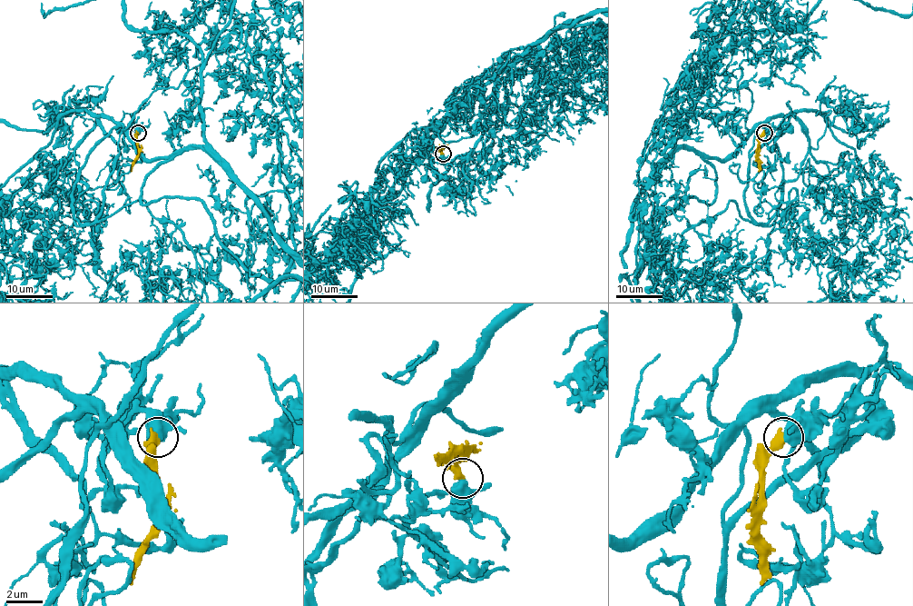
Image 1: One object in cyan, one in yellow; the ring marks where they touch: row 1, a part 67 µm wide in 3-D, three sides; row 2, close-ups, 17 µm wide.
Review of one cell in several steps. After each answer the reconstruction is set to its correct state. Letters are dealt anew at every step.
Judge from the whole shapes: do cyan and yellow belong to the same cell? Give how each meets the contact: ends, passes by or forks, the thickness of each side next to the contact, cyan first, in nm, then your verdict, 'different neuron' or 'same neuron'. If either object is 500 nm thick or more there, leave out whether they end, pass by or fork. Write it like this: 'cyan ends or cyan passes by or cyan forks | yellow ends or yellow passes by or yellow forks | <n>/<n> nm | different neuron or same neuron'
700/480 nm | same neuron

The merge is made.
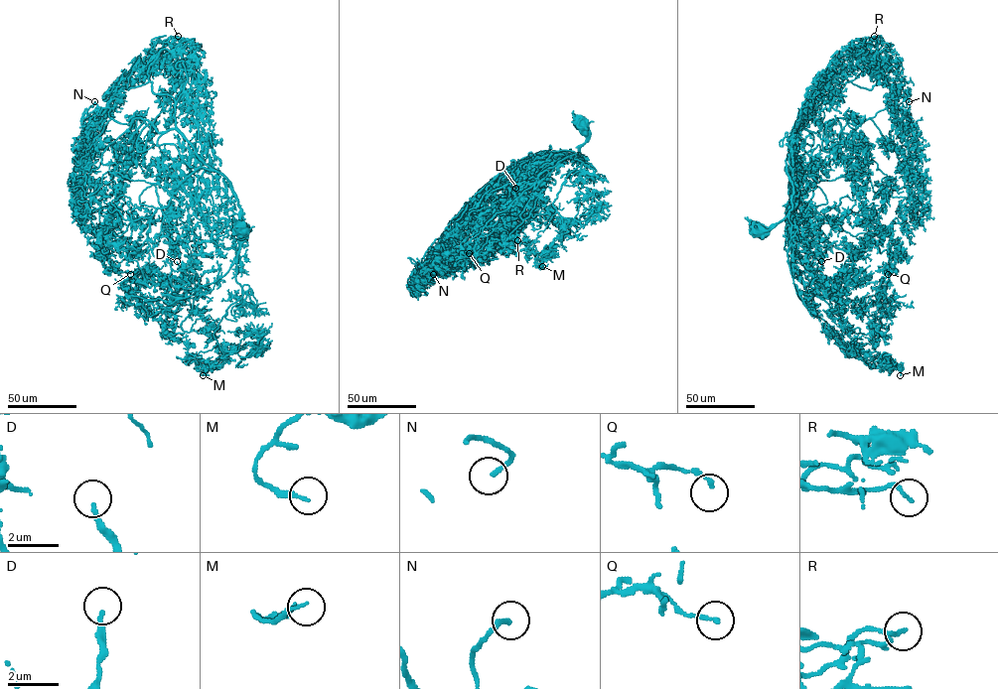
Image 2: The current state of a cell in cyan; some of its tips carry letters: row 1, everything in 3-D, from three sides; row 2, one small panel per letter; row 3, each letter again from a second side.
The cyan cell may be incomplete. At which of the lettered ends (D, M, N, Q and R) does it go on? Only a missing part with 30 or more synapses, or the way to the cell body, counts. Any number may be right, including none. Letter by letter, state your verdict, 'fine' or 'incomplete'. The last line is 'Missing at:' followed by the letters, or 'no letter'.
D: fine
M: fine
N: incomplete
Q: fine
R: fine
Missing at: N

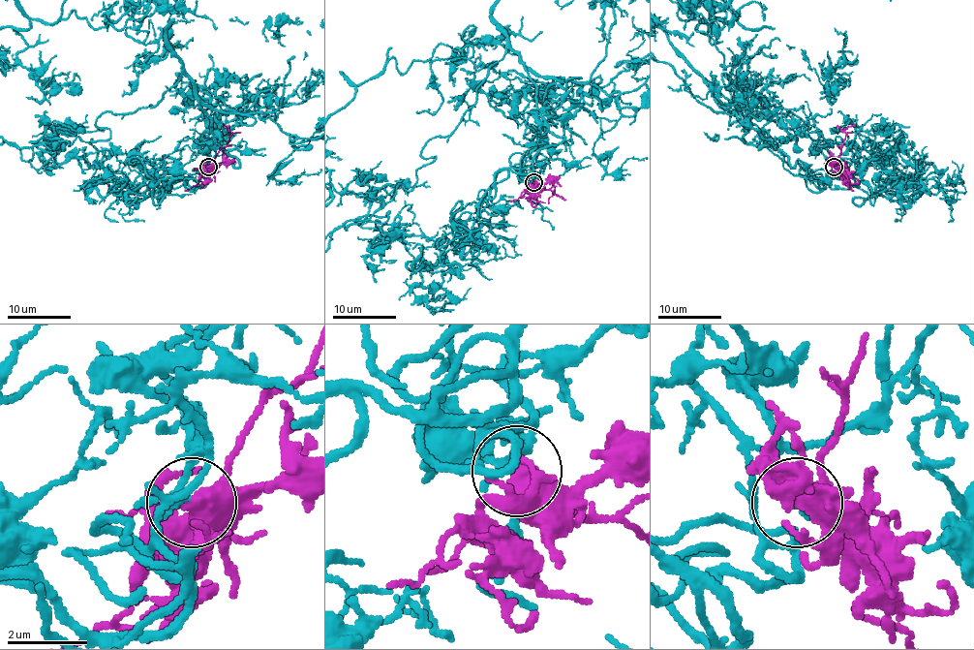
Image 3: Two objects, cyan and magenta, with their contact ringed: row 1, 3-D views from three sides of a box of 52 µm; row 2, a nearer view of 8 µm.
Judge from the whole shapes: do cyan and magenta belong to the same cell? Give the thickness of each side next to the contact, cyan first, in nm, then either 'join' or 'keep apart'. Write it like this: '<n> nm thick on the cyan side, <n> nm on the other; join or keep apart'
140 nm thick on the cyan side, 550 nm on the other; join

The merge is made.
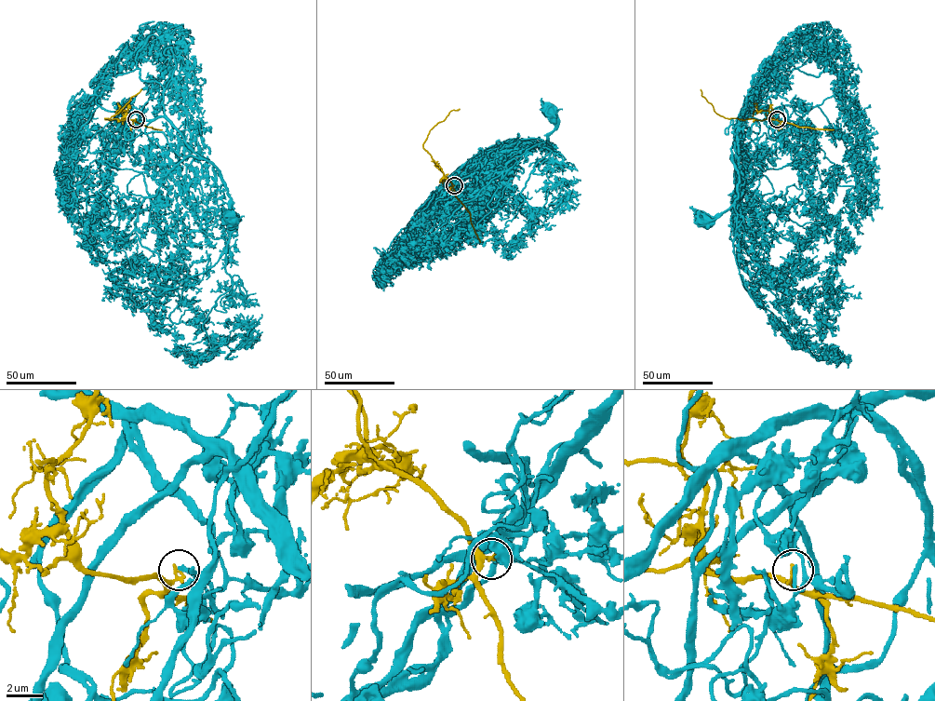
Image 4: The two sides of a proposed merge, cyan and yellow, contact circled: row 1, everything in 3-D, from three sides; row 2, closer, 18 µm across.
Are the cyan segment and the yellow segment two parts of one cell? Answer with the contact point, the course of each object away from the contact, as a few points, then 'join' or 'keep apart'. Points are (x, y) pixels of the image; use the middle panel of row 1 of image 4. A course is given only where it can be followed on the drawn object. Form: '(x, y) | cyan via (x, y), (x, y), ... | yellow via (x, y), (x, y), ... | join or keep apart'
(454, 185) | cyan via (453, 185), (456, 179), (497, 143), (513, 140), (547, 146), (554, 128), (548, 111) | yellow via (454, 185), (444, 176), (442, 168), (423, 148), (423, 143), (434, 126), (451, 111), (460, 109) | keep apart

